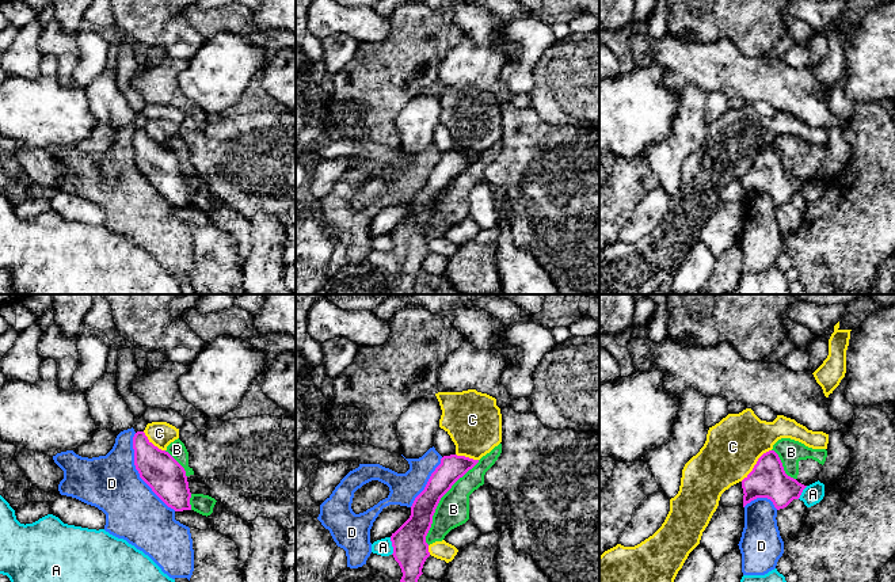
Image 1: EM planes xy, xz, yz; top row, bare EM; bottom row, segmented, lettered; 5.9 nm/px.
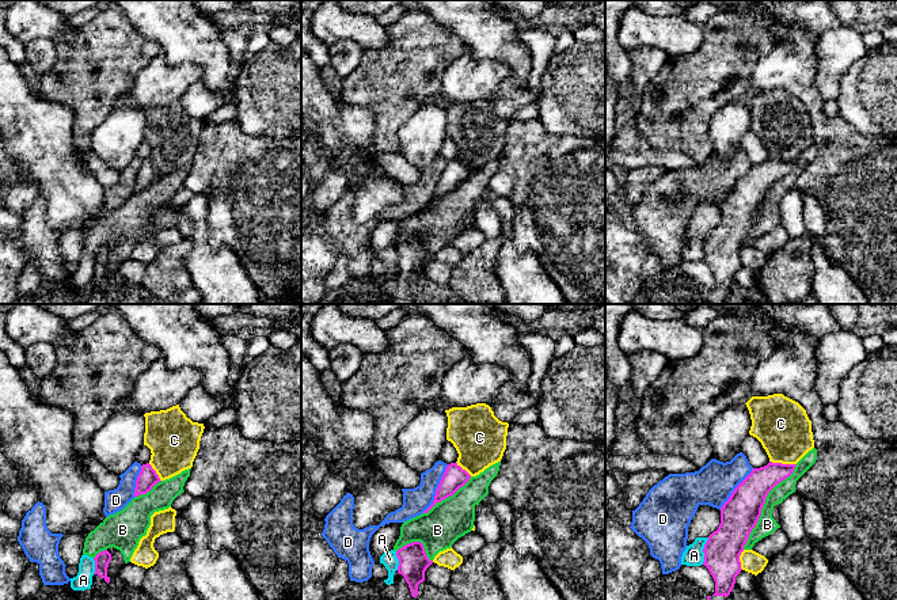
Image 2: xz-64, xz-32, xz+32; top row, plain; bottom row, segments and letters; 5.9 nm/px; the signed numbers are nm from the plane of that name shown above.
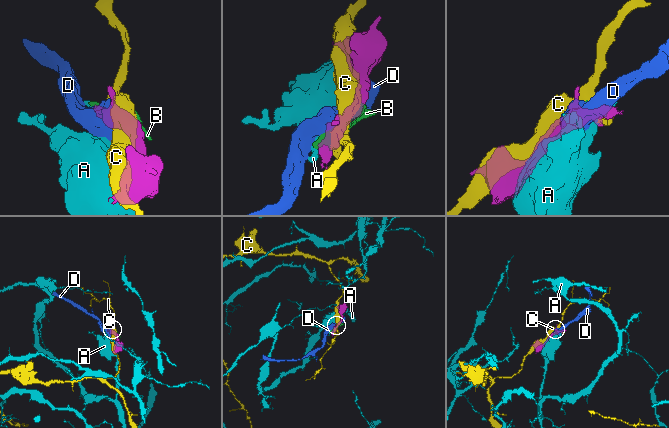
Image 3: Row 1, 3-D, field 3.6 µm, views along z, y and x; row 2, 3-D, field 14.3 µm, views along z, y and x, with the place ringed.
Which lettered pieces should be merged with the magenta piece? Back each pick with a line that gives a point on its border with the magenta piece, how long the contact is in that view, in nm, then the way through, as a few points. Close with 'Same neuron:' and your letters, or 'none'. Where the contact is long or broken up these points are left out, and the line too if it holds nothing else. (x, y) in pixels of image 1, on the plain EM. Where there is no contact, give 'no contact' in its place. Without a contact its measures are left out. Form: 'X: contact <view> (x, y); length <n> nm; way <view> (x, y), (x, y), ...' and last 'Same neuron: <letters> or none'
Same neuron: none

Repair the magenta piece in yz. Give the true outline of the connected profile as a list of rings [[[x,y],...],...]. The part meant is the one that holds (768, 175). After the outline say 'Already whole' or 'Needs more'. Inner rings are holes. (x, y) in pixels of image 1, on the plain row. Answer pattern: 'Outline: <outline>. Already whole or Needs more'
Outline: [[[774,147],[763,149],[742,176],[743,203],[757,194],[768,194],[777,206],[799,195],[807,182],[788,172]]]. Already whole

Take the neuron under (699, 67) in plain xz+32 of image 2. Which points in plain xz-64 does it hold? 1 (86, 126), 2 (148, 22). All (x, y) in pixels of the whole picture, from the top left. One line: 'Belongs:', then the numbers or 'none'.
Belongs: 1

